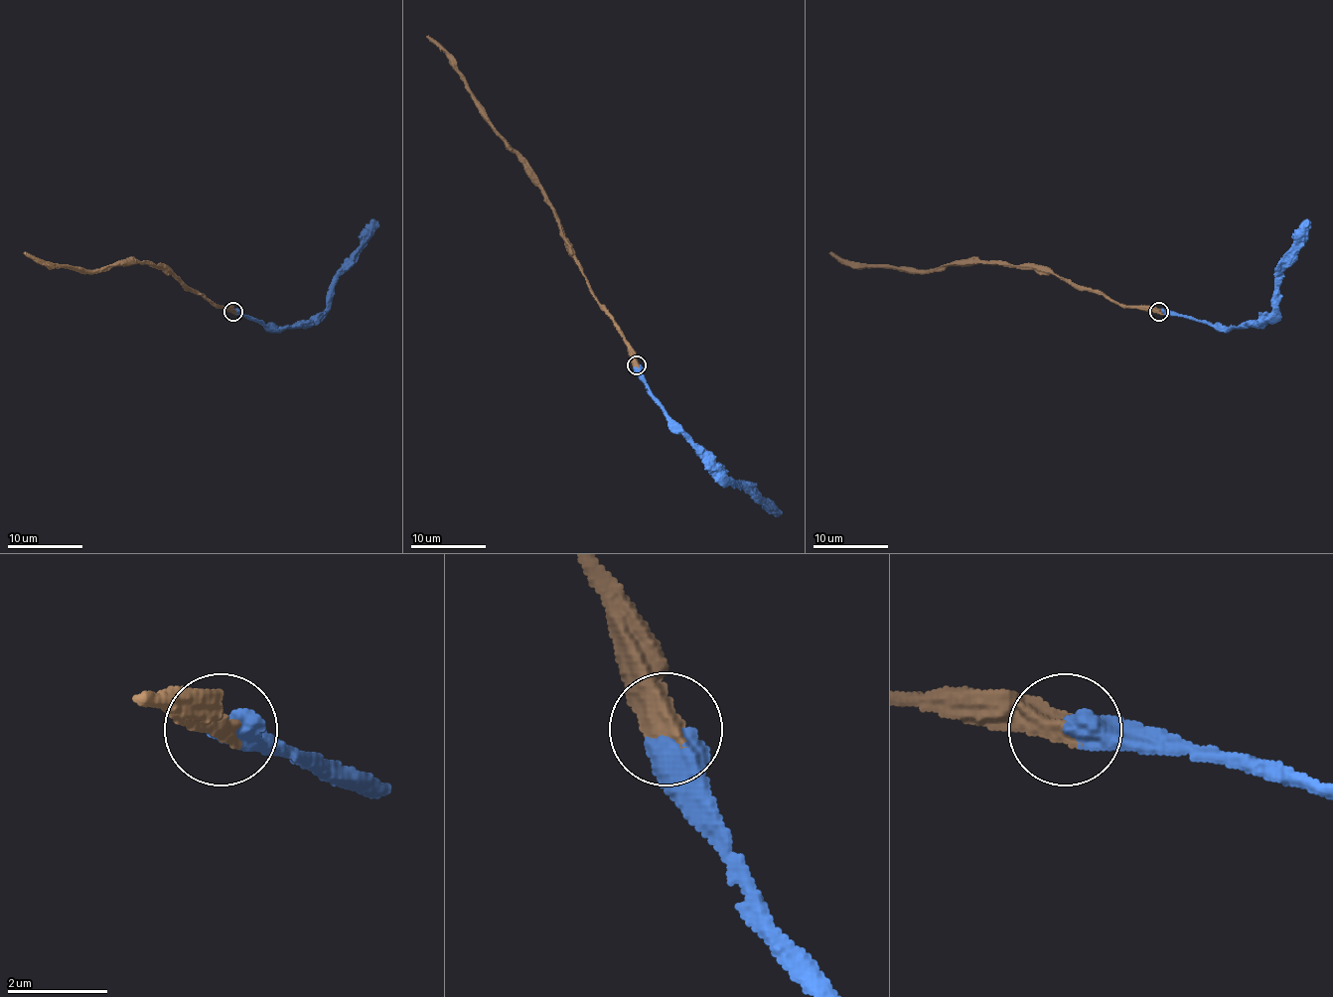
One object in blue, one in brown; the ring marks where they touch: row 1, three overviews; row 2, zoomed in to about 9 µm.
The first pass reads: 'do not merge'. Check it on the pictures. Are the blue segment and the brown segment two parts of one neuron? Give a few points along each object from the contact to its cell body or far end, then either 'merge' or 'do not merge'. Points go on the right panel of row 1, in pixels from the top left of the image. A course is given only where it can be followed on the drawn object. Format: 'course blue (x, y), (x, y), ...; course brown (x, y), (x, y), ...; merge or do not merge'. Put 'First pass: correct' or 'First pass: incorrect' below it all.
course blue (1159, 311), (1173, 311), (1218, 326), (1258, 326), (1274, 307), (1274, 271), (1297, 245), (1297, 230), (1308, 218); course brown (1159, 311), (1118, 305), (1049, 271), (1003, 264), (961, 262), (921, 269), (857, 267), (840, 262), (828, 252); merge
First pass: incorrect

